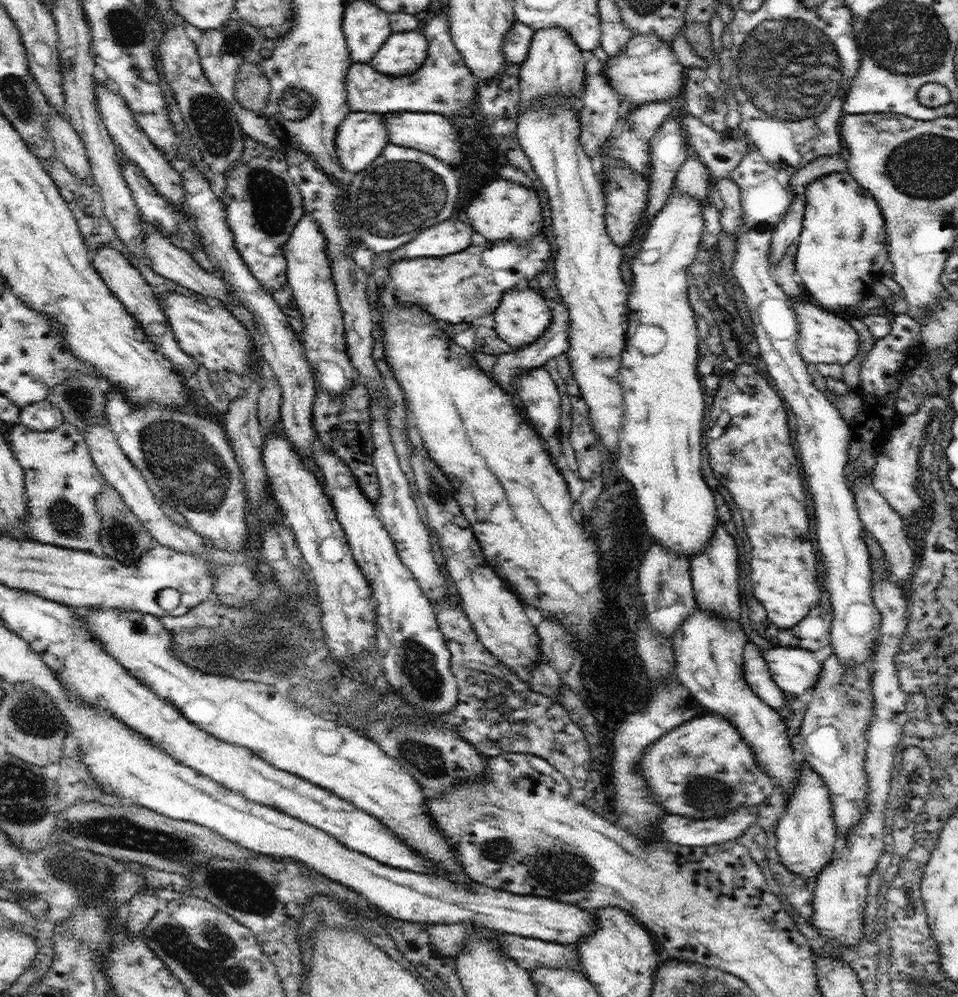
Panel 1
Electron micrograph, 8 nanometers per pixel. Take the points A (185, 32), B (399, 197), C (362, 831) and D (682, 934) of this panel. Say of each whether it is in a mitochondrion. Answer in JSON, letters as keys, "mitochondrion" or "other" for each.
{"A":"other","B":"mitochondrion","C":"other","D":"other"}

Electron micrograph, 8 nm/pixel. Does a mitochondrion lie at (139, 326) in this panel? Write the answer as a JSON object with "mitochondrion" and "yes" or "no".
{"mitochondrion":"no"}

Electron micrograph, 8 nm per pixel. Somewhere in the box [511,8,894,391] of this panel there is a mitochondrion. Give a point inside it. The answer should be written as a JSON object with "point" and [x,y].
{"point":[788,72]}

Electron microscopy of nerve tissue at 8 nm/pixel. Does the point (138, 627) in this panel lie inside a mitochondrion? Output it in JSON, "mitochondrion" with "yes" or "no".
{"mitochondrion":"no"}

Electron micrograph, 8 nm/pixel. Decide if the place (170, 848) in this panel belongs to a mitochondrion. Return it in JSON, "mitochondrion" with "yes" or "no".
{"mitochondrion":"yes"}

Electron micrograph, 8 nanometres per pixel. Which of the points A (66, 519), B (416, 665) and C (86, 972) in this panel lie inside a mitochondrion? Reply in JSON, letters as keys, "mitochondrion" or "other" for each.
{"A":"mitochondrion","B":"mitochondrion","C":"other"}

